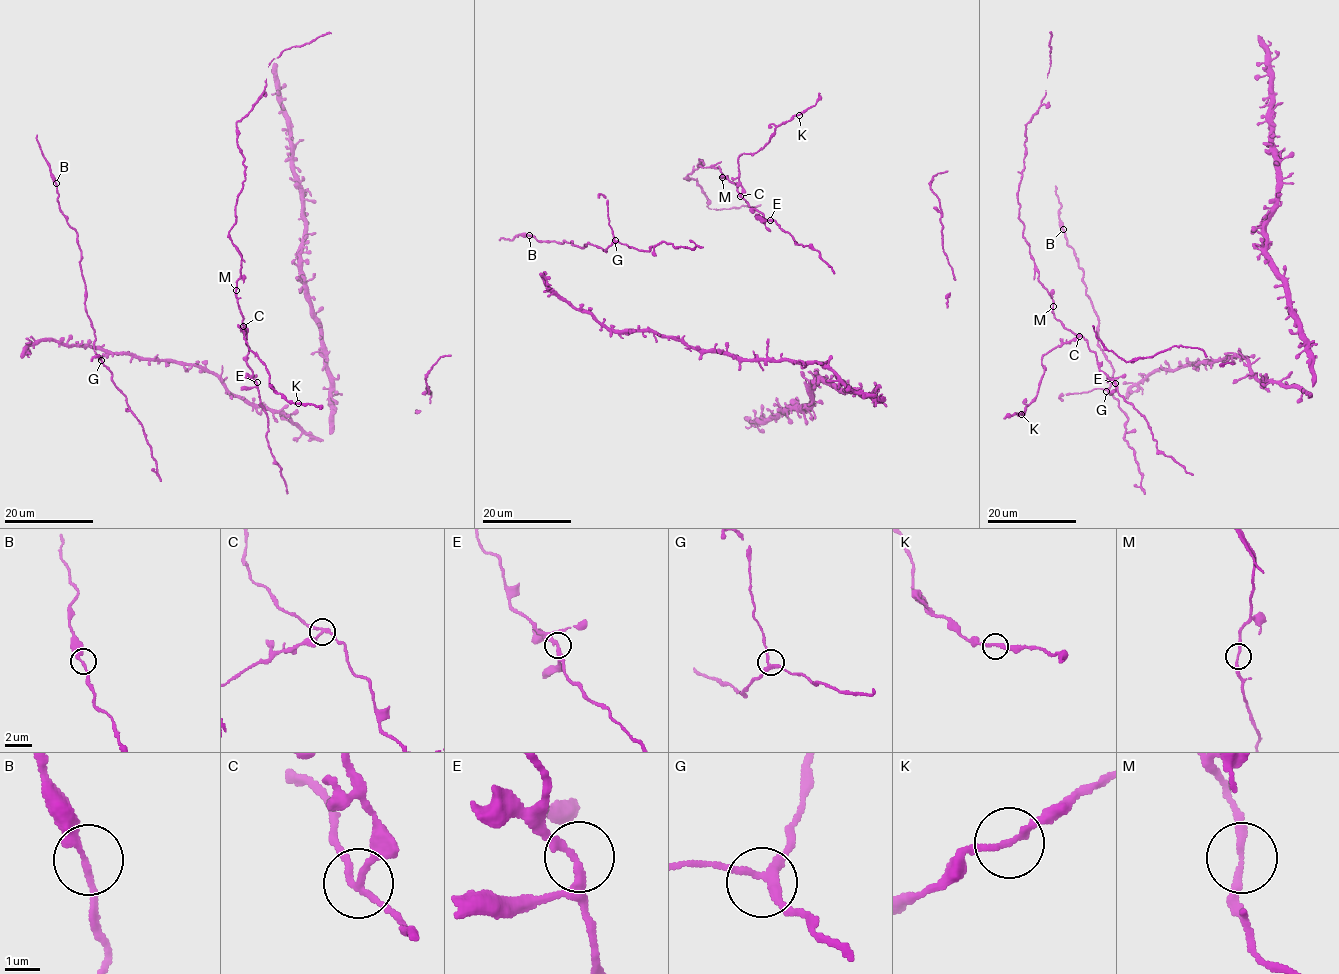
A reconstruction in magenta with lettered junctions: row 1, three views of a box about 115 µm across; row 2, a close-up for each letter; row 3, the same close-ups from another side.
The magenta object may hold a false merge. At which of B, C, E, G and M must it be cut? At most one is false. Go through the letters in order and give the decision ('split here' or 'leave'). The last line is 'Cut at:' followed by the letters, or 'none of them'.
B: leave
C: split here
E: leave
G: leave
M: leave
Cut at: C

